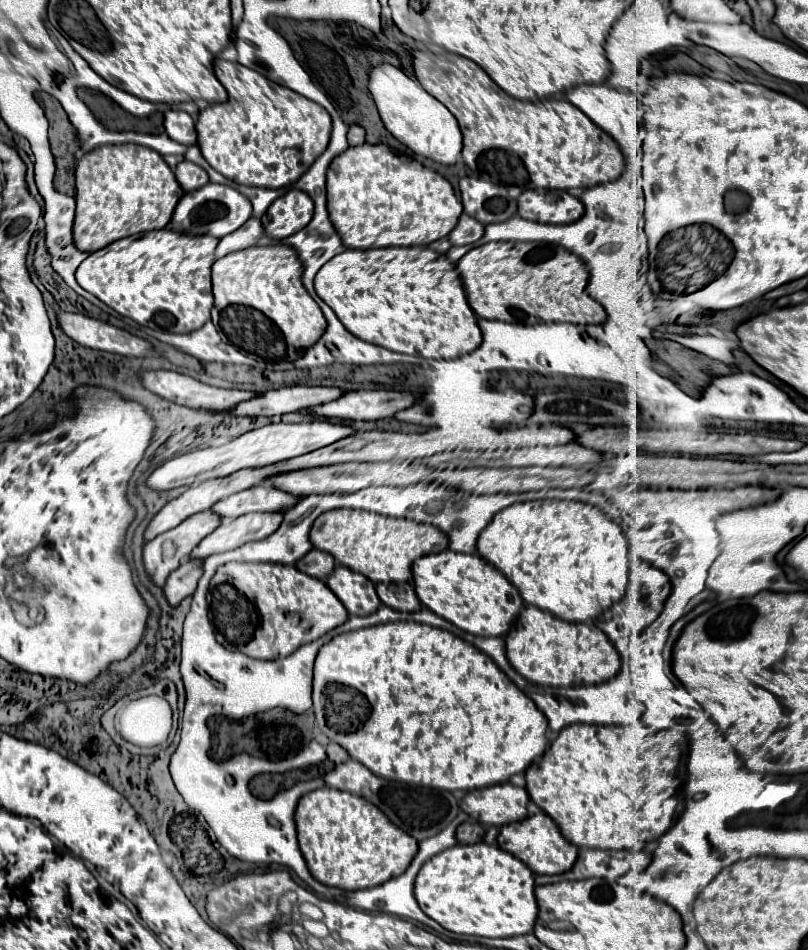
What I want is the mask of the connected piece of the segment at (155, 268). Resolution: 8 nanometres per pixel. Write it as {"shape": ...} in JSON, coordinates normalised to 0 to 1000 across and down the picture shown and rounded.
{"shape":[[[198,241],[146,252],[111,266],[94,283],[94,296],[144,329],[163,338],[210,351],[235,351],[260,336],[265,321],[260,281],[270,252],[257,247],[223,247]]]}

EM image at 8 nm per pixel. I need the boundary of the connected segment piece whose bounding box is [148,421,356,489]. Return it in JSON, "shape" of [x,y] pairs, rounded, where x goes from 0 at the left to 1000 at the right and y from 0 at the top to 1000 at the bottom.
{"shape":[[[386,443],[386,445],[337,445],[322,452],[314,452],[309,456],[297,458],[295,462],[290,462],[287,466],[272,468],[272,471],[257,471],[250,475],[238,475],[238,477],[228,477],[220,479],[210,485],[205,485],[203,489],[198,489],[186,502],[183,502],[183,511],[188,515],[215,515],[215,513],[225,513],[225,511],[240,511],[255,504],[265,504],[265,502],[280,502],[285,498],[292,498],[297,494],[319,494],[319,492],[329,492],[351,483],[361,483],[376,477],[384,477],[389,473],[411,468],[431,458],[441,456],[436,449],[431,447],[418,447],[418,445],[408,445],[408,443]]]}

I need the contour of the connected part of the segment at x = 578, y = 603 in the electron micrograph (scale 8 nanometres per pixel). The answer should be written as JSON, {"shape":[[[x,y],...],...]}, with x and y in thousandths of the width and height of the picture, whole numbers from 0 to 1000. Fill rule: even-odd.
{"shape":[[[651,527],[621,536],[592,565],[592,584],[621,601],[644,622],[649,635],[668,639],[705,656],[738,652],[775,626],[777,618],[777,569],[748,538],[720,527]]]}

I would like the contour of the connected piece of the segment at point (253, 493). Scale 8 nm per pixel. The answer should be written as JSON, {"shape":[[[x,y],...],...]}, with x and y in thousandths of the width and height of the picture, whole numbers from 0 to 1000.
{"shape":[[[317,511],[270,527],[262,534],[262,538],[267,538],[277,546],[290,546],[314,538],[349,538],[349,536],[364,534],[371,527],[374,523],[351,519],[339,511]]]}

